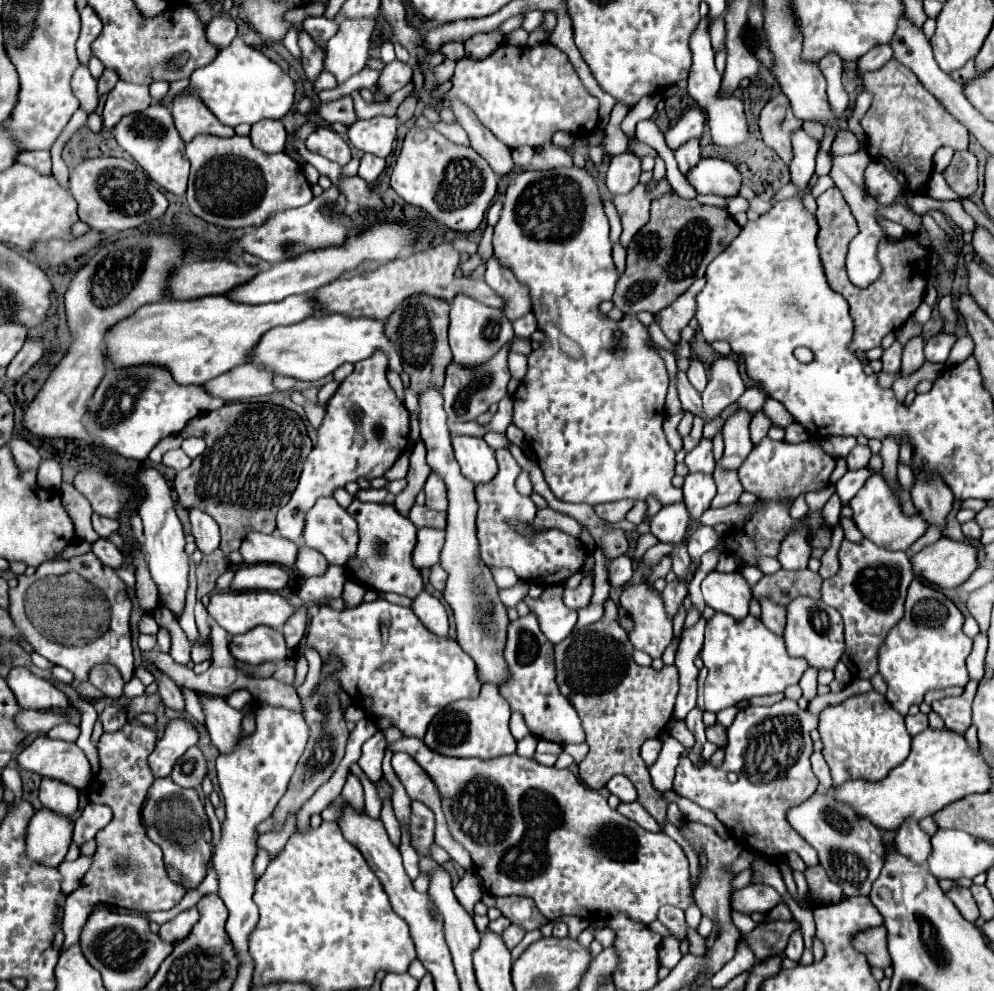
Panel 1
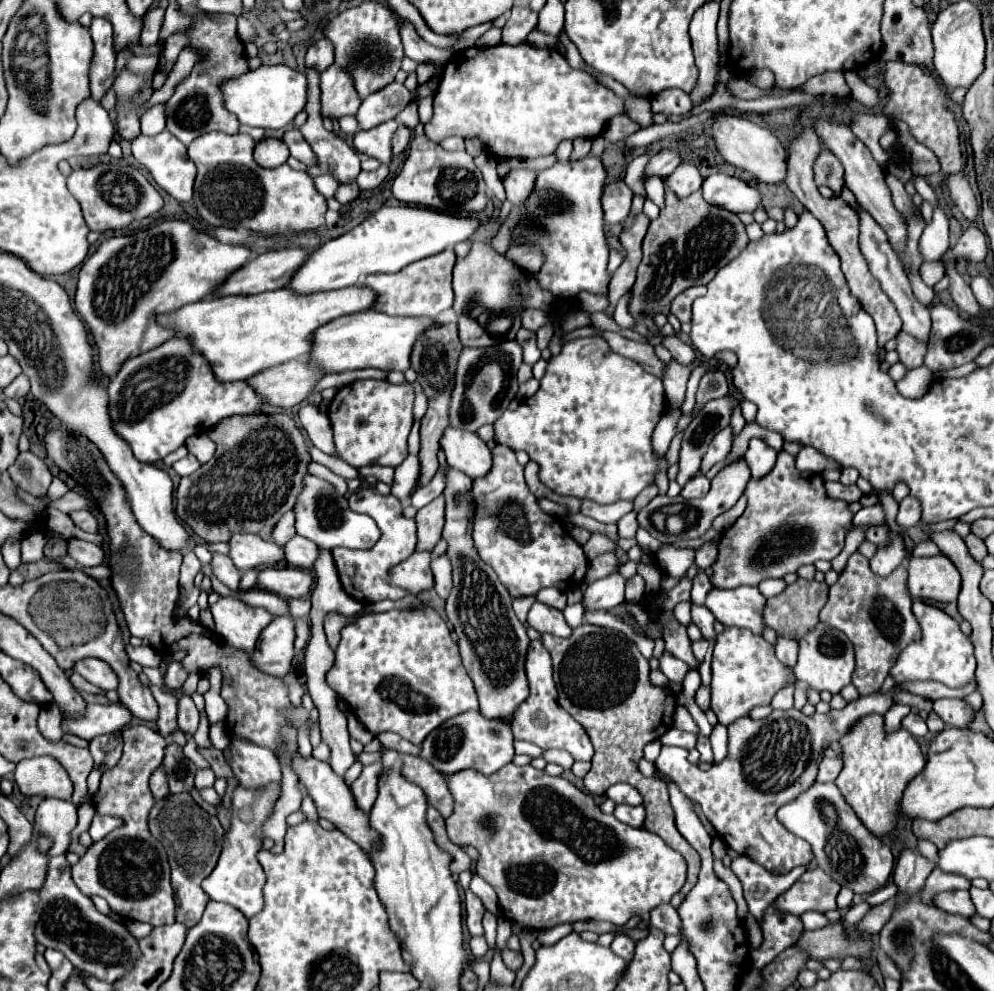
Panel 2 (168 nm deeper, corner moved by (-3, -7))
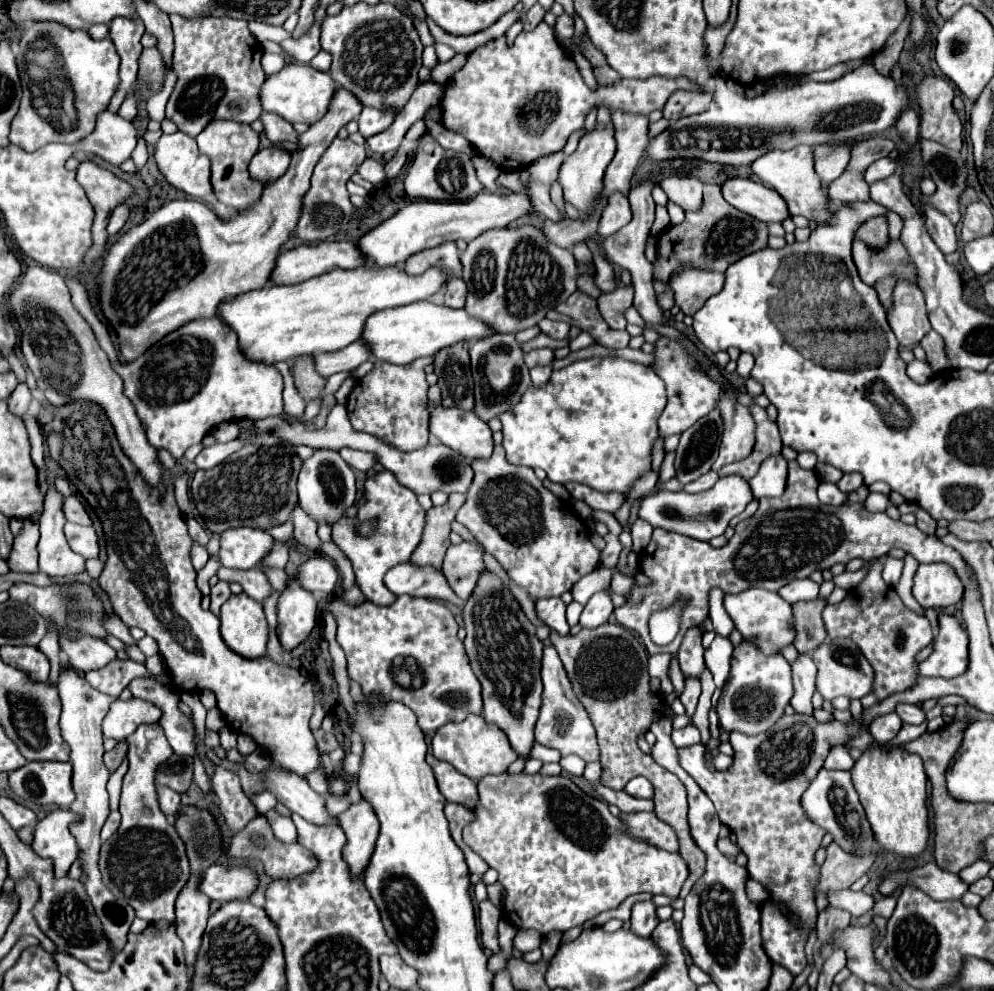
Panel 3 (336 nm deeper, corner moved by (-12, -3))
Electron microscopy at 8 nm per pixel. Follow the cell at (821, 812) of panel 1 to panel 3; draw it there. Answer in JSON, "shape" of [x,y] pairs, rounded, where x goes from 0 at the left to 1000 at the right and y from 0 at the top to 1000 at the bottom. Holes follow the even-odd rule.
{"shape":[[[825,777],[823,783],[815,789],[813,797],[807,801],[805,811],[811,819],[811,823],[823,831],[825,836],[829,836],[837,848],[841,852],[845,852],[845,856],[853,862],[859,864],[881,864],[885,860],[885,854],[879,846],[879,840],[871,827],[869,815],[863,807],[863,801],[857,793],[855,781],[853,779],[845,779],[845,777]]]}

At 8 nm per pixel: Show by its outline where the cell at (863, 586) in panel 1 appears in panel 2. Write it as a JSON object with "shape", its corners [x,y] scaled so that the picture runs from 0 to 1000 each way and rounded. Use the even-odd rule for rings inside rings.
{"shape":[[[860,557],[854,563],[852,573],[836,591],[834,607],[828,612],[824,626],[846,636],[858,648],[862,664],[858,690],[866,702],[884,698],[888,686],[904,664],[904,658],[908,658],[912,650],[927,646],[927,634],[916,618],[916,607],[919,605],[912,599],[912,573],[904,571],[896,581],[884,583],[876,577],[874,565],[866,557]]]}

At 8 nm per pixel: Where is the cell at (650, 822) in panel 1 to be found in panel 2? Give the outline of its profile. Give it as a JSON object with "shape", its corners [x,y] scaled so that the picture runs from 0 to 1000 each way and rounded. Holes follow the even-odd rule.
{"shape":[[[619,813],[619,819],[617,819],[627,831],[633,831],[637,836],[645,836],[647,834],[647,827],[649,827],[649,815],[647,813]]]}

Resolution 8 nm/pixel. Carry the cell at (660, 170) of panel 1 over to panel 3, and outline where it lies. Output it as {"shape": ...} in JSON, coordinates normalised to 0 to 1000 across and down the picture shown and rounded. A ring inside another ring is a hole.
{"shape":[[[660,207],[659,222],[655,230],[655,237],[662,239],[674,226],[674,219],[670,209]]]}

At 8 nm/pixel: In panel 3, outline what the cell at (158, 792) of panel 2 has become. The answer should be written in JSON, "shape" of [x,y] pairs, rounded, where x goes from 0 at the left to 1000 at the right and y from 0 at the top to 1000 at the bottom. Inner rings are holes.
{"shape":[[[161,793],[159,795],[159,809],[161,809],[161,815],[167,823],[177,823],[177,819],[181,815],[181,801],[173,799],[167,793]]]}

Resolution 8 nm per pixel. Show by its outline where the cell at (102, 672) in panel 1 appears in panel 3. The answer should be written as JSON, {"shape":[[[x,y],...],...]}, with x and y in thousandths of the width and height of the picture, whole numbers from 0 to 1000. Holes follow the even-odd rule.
{"shape":[[[64,642],[60,646],[60,654],[66,658],[68,668],[82,678],[105,674],[107,670],[117,666],[117,656],[97,644],[80,644],[68,648],[68,644]]]}

